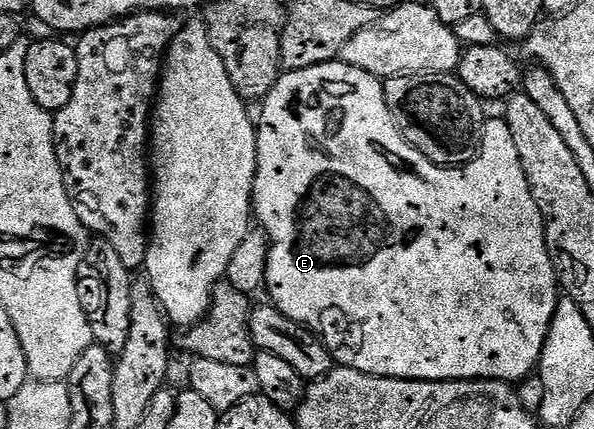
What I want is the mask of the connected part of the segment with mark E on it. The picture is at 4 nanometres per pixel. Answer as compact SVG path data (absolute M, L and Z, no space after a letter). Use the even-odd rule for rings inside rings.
M339 59L315 67L307 67L303 70L290 69L282 72L281 77L275 83L275 87L271 87L271 91L263 99L261 107L261 121L259 117L259 124L256 126L257 174L253 180L253 212L256 220L261 220L258 221L260 228L264 229L265 234L269 237L269 258L267 259L267 271L265 272L265 289L267 294L269 293L268 300L276 305L279 311L283 311L283 315L287 315L287 319L291 319L300 325L307 325L314 330L329 348L329 354L338 366L347 369L358 369L364 373L374 373L380 377L394 377L404 381L508 381L510 383L520 383L538 368L541 352L548 337L548 329L551 327L552 316L555 315L559 300L559 282L557 269L554 267L551 255L547 251L545 220L541 218L539 207L531 195L531 187L527 183L527 175L523 171L519 151L513 149L511 127L507 127L504 123L490 124L481 140L481 150L477 153L477 157L471 159L465 165L436 165L431 159L427 159L422 155L418 149L411 147L411 143L407 143L407 139L399 131L399 127L387 107L382 78L371 75L367 71L359 71L359 67L345 65ZM281 117L289 117L289 125L281 125Z

